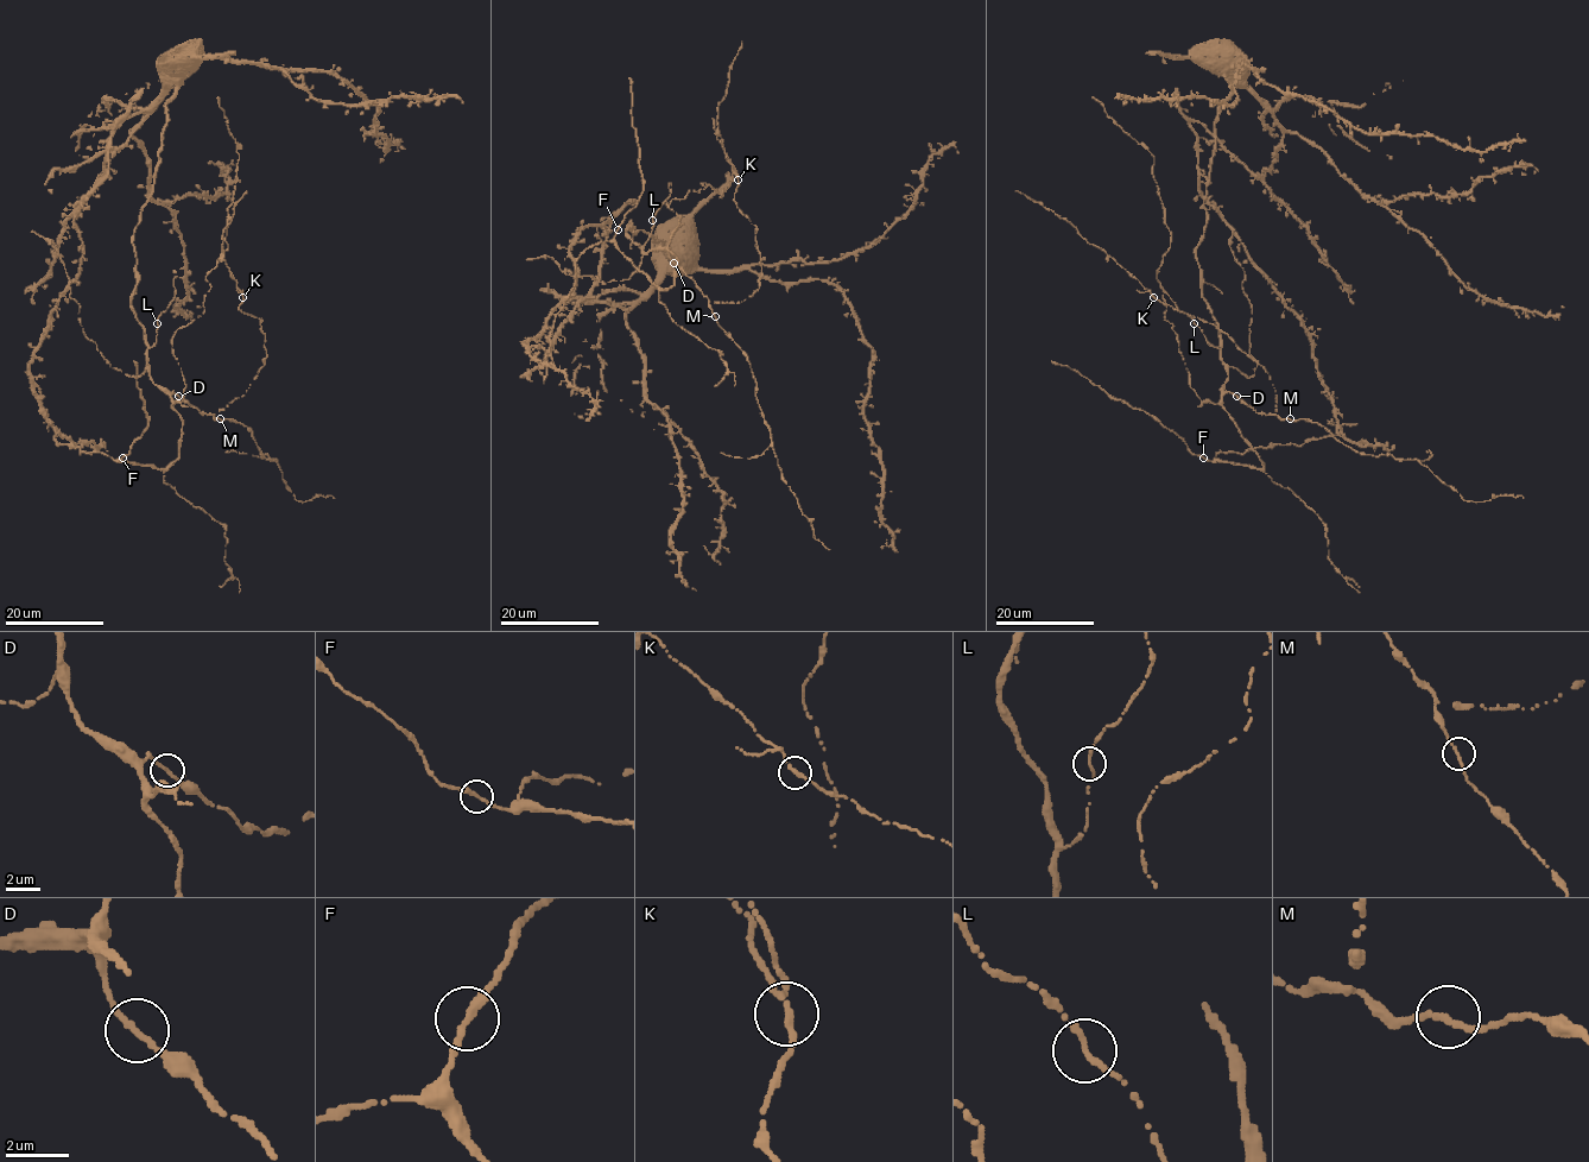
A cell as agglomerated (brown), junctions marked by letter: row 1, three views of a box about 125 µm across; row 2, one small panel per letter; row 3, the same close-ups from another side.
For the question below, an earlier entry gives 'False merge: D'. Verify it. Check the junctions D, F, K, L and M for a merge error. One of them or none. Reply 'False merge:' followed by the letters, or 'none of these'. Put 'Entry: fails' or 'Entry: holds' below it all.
False merge: none of these
Entry: fails

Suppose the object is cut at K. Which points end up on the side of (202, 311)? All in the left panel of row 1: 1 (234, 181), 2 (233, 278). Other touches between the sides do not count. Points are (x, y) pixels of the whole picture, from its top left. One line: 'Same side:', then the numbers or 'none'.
Same side: 1

